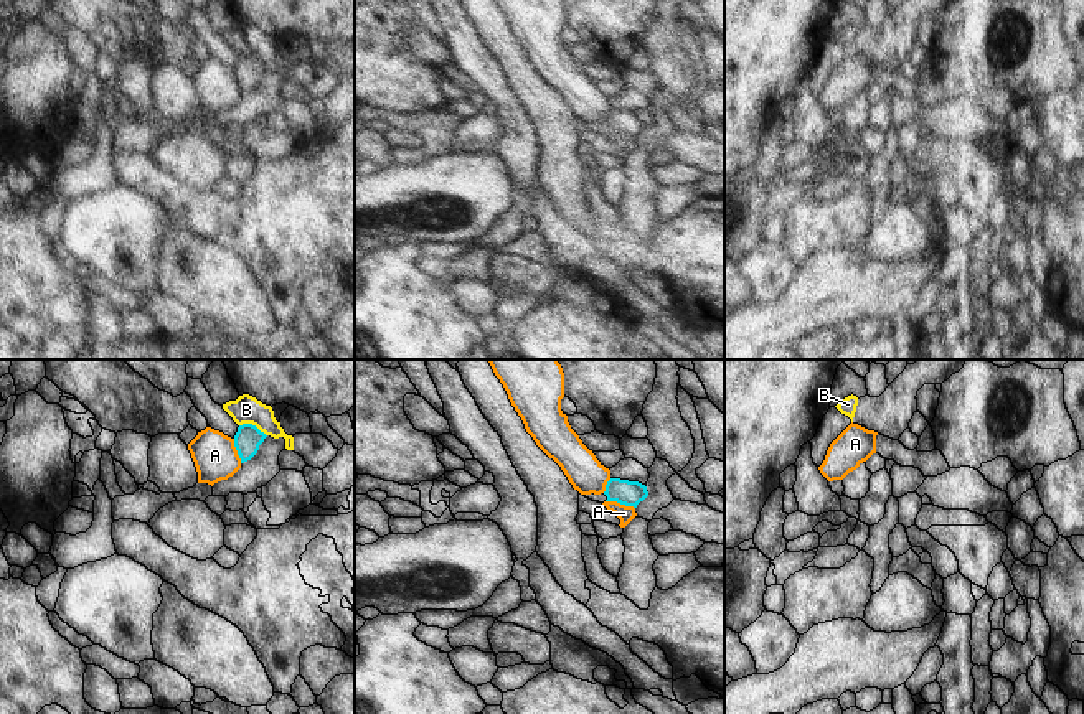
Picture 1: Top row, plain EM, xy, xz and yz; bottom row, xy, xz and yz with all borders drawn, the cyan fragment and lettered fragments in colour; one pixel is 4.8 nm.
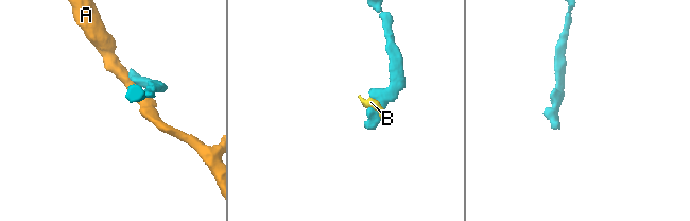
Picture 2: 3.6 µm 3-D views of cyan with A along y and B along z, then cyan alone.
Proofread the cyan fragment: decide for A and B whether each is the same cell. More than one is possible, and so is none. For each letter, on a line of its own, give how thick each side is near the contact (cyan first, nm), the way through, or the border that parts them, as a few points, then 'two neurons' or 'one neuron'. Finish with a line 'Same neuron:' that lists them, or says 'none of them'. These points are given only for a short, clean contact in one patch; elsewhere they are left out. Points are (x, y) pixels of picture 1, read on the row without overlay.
A: calibres 120 and 80 nm; border xz (606, 131), (616, 131), (634, 139); two neurons
B: calibres 130 and 140 nm; border xy (240, 55), (254, 55), (266, 66); two neurons
Same neuron: none of them

